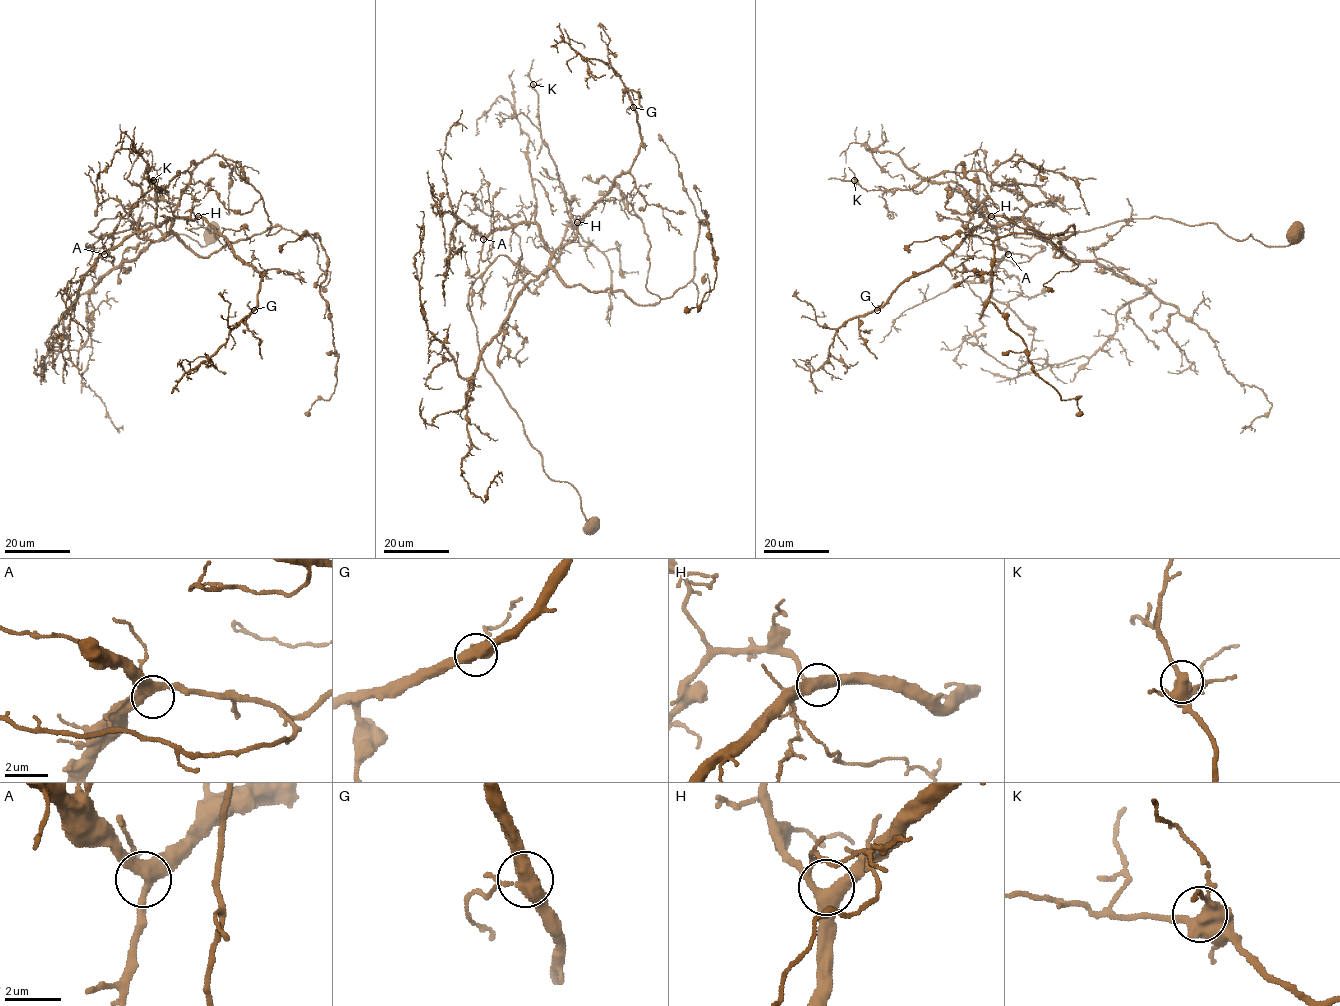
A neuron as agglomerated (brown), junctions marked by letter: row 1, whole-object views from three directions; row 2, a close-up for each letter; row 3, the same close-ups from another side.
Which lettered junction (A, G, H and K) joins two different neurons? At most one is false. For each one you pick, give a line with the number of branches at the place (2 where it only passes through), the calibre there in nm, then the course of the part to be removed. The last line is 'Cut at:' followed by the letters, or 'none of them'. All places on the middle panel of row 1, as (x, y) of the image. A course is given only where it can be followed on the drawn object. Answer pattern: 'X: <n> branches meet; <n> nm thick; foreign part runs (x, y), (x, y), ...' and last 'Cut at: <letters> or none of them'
Cut at: none of them

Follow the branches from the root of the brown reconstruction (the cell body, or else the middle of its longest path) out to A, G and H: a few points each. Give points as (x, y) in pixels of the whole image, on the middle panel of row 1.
A: (591, 524), (487, 370), (469, 305), (498, 256), (538, 276), (548, 245), (532, 223), (483, 239)
G: (591, 524), (487, 370), (469, 291), (500, 255), (538, 276), (573, 240), (639, 151), (633, 107)
H: (591, 524), (487, 370), (469, 305), (498, 256), (538, 276), (577, 222)

